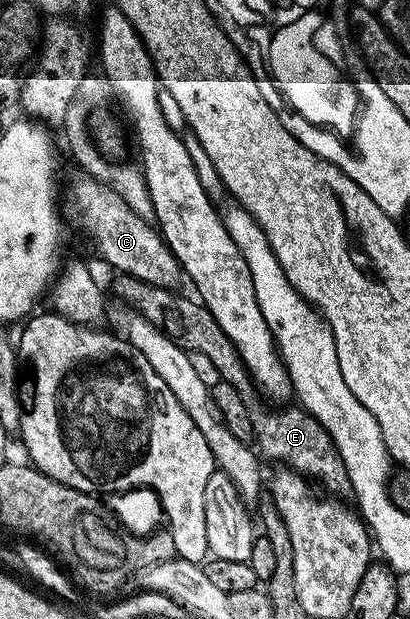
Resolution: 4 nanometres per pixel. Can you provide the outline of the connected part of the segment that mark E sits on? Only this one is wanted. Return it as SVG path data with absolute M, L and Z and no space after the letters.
M121 275L116 279L118 281L113 285L113 293L121 303L135 310L139 315L143 315L147 323L151 323L163 335L167 335L167 339L174 341L186 353L207 355L207 359L215 363L218 378L231 383L231 387L239 391L251 415L256 448L262 454L265 452L271 460L281 461L277 463L304 475L310 482L316 483L326 494L334 498L345 499L352 494L351 479L347 479L347 467L343 467L343 459L331 435L327 435L325 428L303 408L285 409L289 407L270 407L266 404L257 386L253 384L253 377L247 371L239 351L235 351L231 339L223 335L223 327L215 323L215 315L211 315L211 311L207 311L207 307L202 305L200 300L192 296L184 297L173 289L148 285L134 277Z

